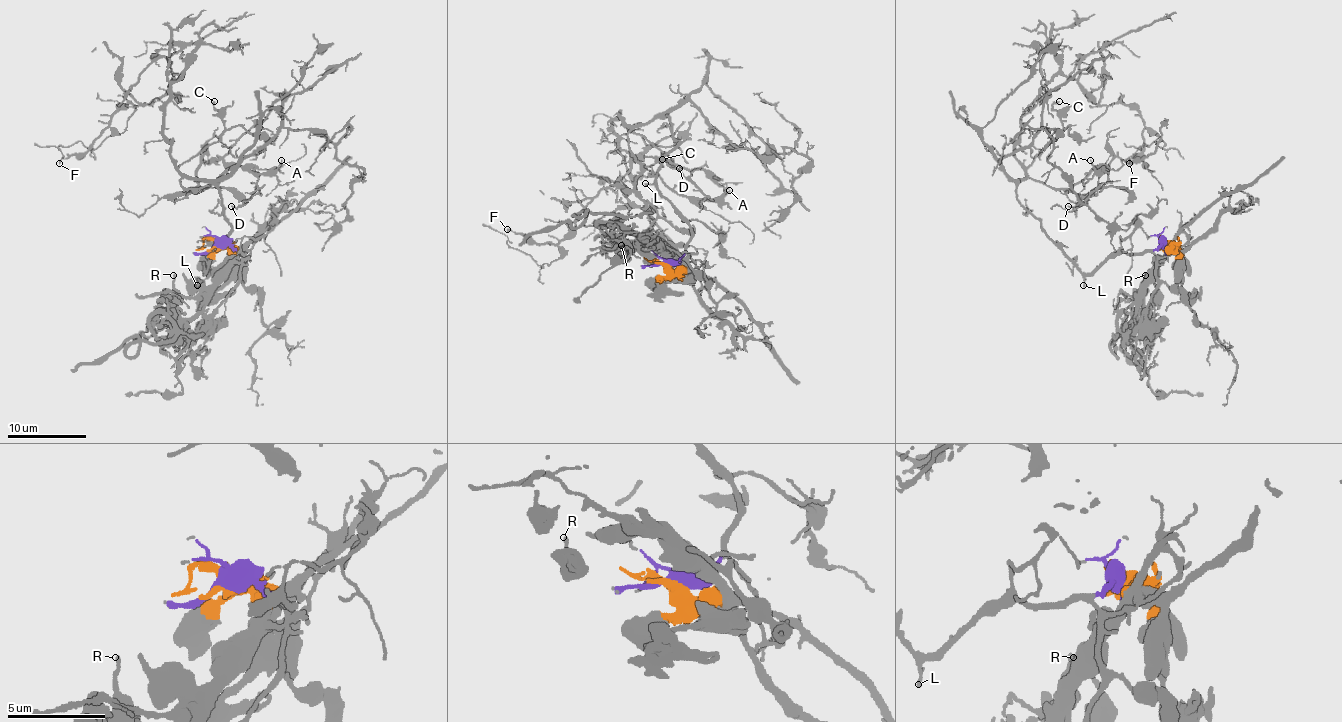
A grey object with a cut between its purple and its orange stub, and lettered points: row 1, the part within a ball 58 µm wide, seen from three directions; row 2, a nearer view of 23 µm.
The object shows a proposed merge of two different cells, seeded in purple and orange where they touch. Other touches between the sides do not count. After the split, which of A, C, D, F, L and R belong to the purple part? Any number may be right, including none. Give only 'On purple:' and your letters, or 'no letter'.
On purple: A, C, D, F, L

